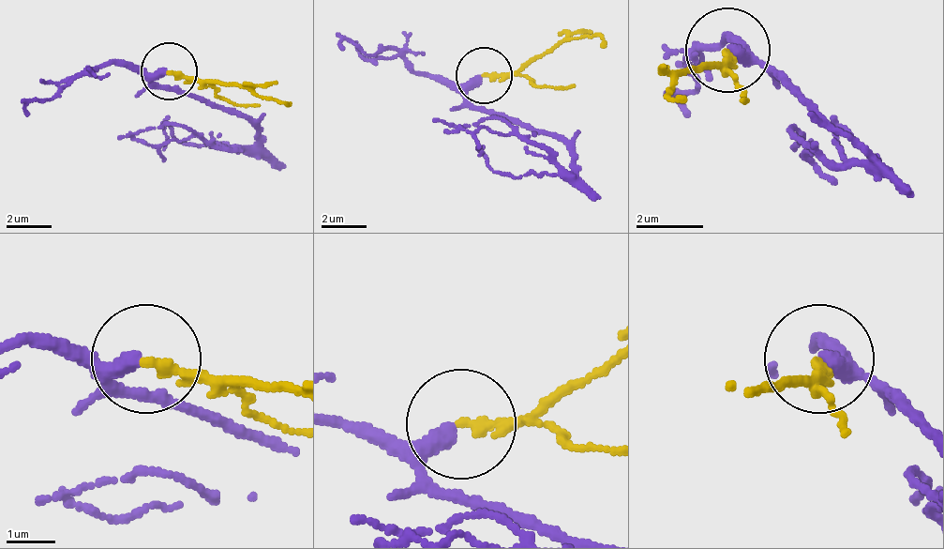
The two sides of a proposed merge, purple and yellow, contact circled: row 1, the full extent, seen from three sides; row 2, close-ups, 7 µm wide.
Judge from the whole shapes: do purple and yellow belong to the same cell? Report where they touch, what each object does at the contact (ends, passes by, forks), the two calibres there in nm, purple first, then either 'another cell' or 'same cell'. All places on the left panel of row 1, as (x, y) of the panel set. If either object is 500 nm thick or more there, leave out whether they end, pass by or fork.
(169, 71) | purple passes by | yellow ends | 260/200 nm | same cell

